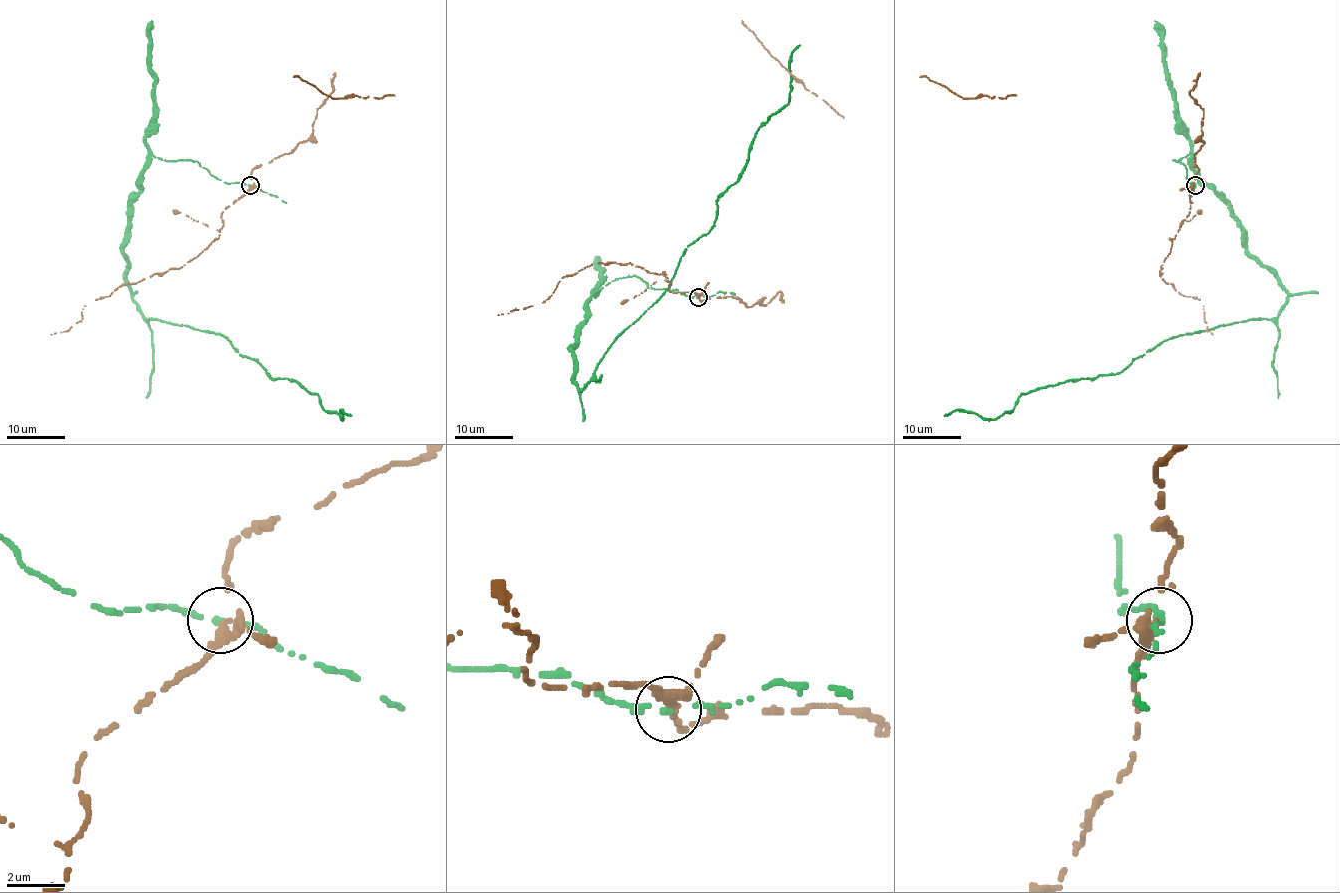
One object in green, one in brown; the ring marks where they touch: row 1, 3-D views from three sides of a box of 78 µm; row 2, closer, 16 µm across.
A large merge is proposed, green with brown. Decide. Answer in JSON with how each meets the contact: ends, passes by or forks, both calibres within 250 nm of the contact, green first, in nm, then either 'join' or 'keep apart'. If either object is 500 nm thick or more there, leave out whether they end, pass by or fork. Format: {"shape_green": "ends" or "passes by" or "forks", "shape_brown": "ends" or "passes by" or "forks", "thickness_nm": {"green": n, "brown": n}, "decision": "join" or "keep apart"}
{"shape_green": "passes by", "shape_brown": "passes by", "thickness_nm": {"green": 150, "brown": 280}, "decision": "keep apart"}

